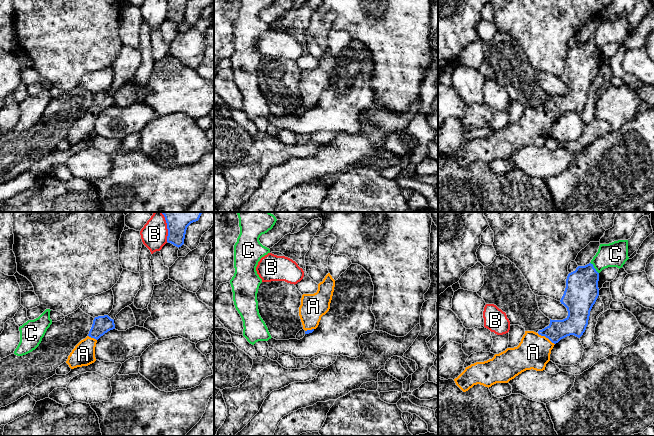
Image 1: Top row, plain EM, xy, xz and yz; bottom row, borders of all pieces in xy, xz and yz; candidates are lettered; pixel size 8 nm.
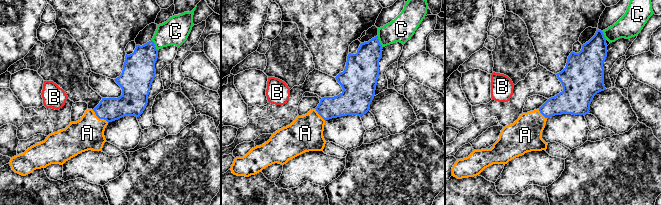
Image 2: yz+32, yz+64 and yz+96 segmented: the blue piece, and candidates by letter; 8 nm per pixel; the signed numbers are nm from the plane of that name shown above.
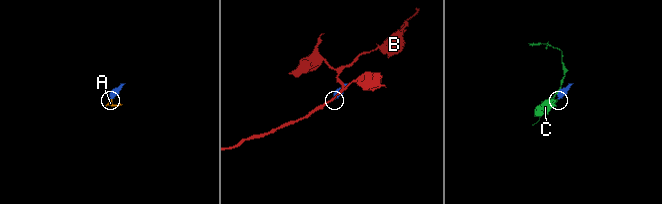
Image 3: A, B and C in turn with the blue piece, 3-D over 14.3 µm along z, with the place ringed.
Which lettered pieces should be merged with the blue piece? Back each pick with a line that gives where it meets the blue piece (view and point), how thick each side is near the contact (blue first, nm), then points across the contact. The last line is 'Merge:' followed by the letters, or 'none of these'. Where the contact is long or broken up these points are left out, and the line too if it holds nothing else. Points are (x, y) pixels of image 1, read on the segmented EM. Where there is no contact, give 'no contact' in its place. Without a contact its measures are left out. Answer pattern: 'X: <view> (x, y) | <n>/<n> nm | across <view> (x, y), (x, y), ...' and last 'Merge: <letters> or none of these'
A: yz (546, 337) | 170/280 nm | across yz (574, 324), (558, 329), (546, 337), (533, 352)
Merge: A

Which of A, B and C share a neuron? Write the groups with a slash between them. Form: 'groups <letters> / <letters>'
groups A / B / C

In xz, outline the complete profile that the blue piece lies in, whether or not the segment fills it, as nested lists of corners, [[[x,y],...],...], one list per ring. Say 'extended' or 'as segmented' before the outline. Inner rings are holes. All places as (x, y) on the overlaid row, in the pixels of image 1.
extended; [[[328,273],[318,284],[316,293],[302,295],[299,316],[305,334],[312,333],[318,327],[321,317],[329,311],[334,287],[335,280]]]

